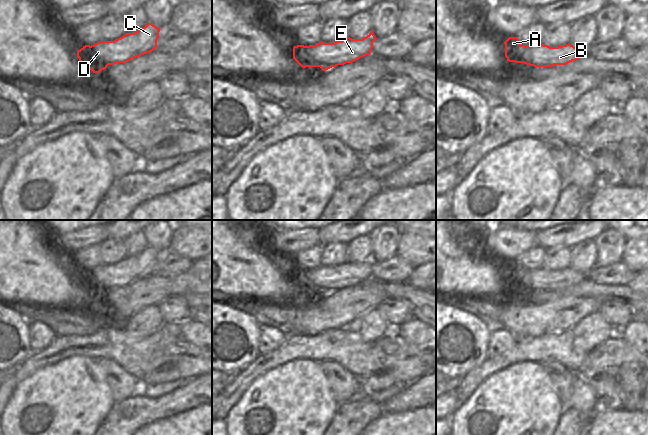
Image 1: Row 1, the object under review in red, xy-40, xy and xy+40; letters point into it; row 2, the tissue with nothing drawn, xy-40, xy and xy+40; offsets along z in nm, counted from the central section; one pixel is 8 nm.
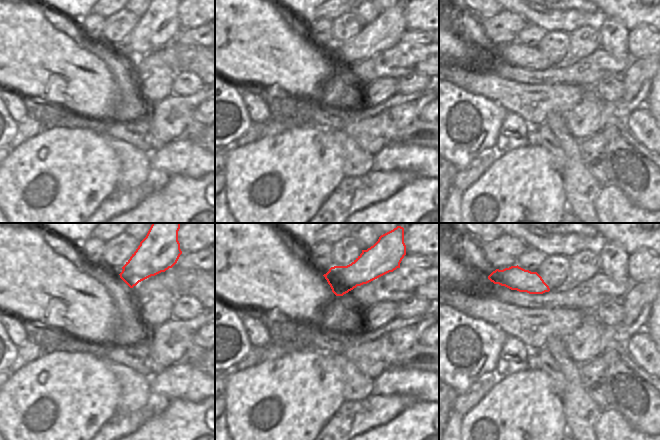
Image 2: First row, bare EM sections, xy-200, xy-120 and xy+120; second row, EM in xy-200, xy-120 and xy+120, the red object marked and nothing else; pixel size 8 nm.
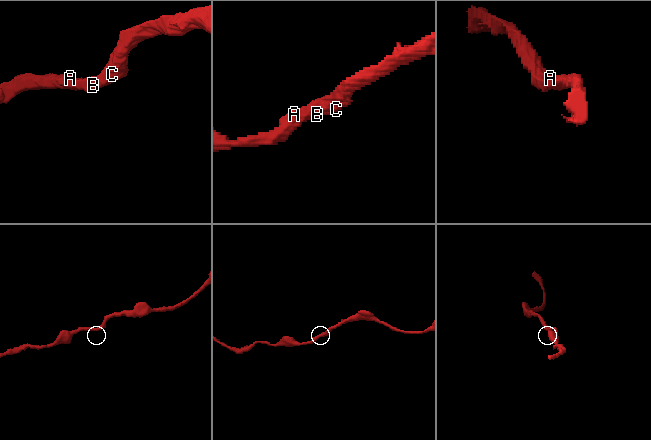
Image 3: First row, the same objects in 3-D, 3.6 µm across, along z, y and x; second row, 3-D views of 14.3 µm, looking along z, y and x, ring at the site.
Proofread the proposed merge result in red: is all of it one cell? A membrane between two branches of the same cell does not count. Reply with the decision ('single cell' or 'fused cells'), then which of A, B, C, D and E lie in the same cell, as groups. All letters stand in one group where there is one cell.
single cell; A B C D E

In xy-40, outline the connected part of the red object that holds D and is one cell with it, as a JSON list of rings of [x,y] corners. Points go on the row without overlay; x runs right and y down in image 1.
[[[148,247],[142,253],[126,257],[114,265],[85,269],[77,275],[77,281],[93,297],[99,297],[108,289],[126,287],[155,274],[160,254],[152,247]]]

